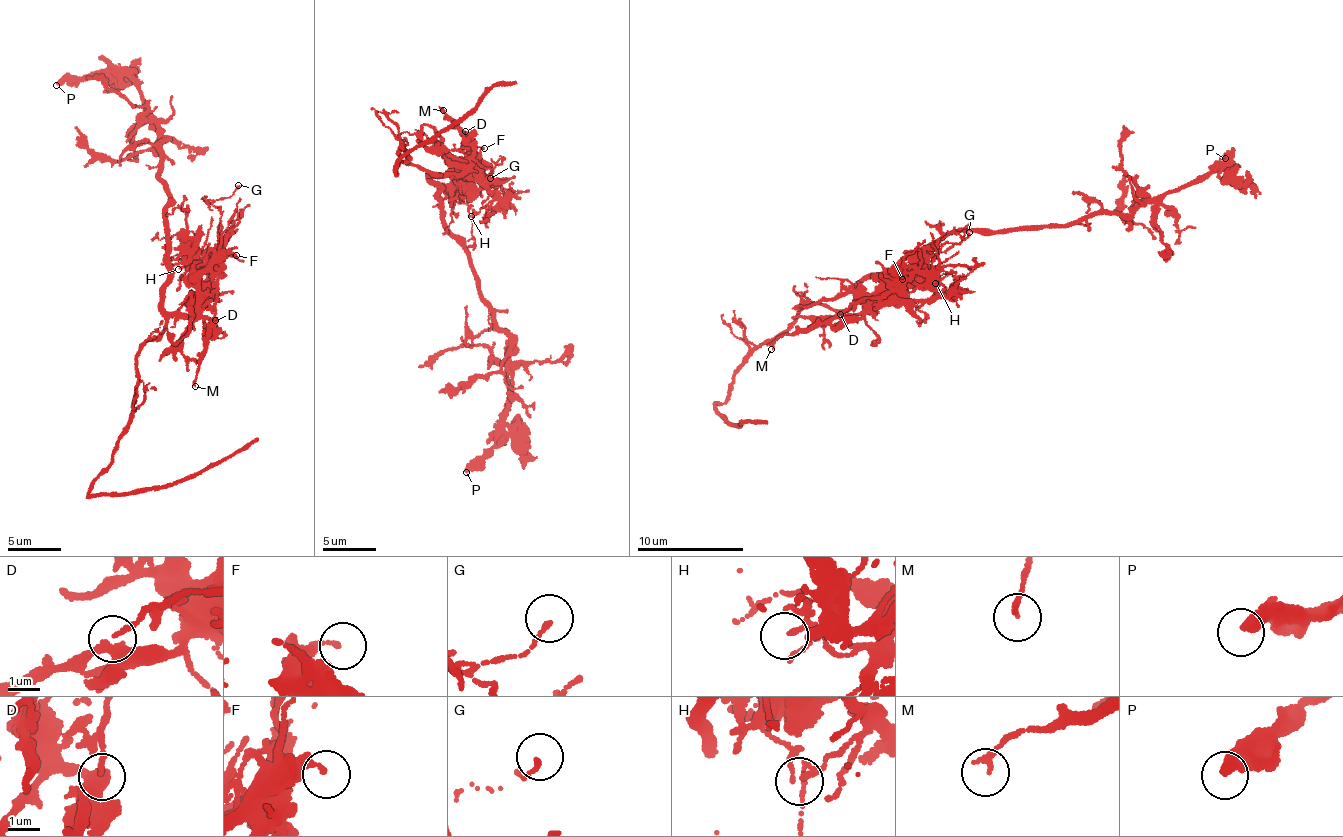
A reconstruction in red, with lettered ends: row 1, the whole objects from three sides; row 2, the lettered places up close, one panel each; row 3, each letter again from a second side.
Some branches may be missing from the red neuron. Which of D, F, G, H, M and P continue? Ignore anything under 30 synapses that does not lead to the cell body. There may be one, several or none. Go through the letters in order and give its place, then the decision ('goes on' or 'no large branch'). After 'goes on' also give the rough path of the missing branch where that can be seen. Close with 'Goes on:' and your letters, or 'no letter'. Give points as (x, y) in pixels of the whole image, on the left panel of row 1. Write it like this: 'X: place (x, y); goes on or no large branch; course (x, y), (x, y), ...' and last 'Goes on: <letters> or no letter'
D: place (215, 320); no large branch
F: place (236, 255); no large branch
G: place (238, 185); no large branch
H: place (178, 269); no large branch
M: place (195, 386); no large branch
P: place (56, 85); no large branch
Goes on: no letter

